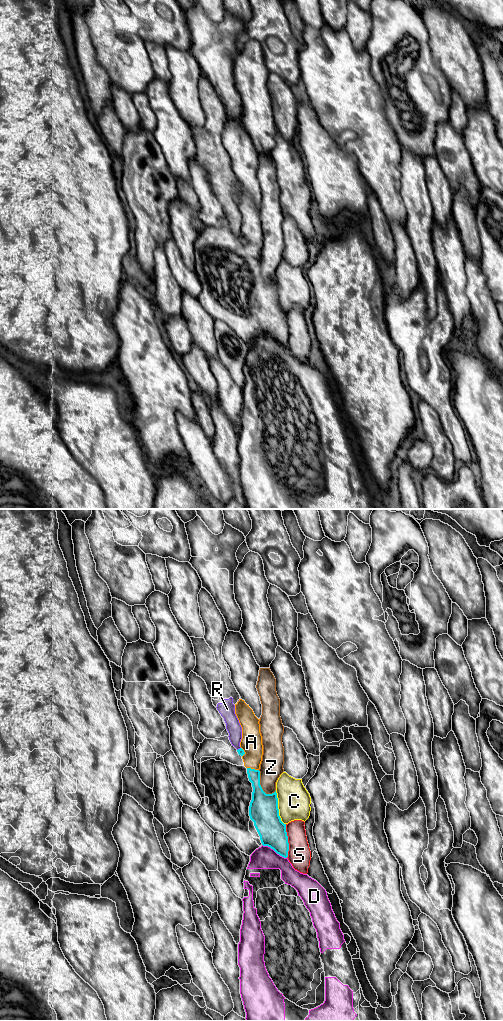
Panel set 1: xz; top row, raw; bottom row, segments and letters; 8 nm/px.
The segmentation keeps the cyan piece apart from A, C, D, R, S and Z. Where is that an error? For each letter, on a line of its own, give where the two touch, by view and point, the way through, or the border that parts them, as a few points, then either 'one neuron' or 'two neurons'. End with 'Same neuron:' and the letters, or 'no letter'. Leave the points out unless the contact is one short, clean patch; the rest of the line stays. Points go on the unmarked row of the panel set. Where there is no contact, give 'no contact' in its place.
A: xz (253, 257) | two neurons
C: xz (277, 296) | two neurons
D: xz (274, 338) | two neurons
R: xz (238, 237) | along xz (240, 235), (237, 238) | two neurons
S: xz (287, 329) | two neurons
Z: xz (260, 273) | two neurons
Same neuron: no letter

